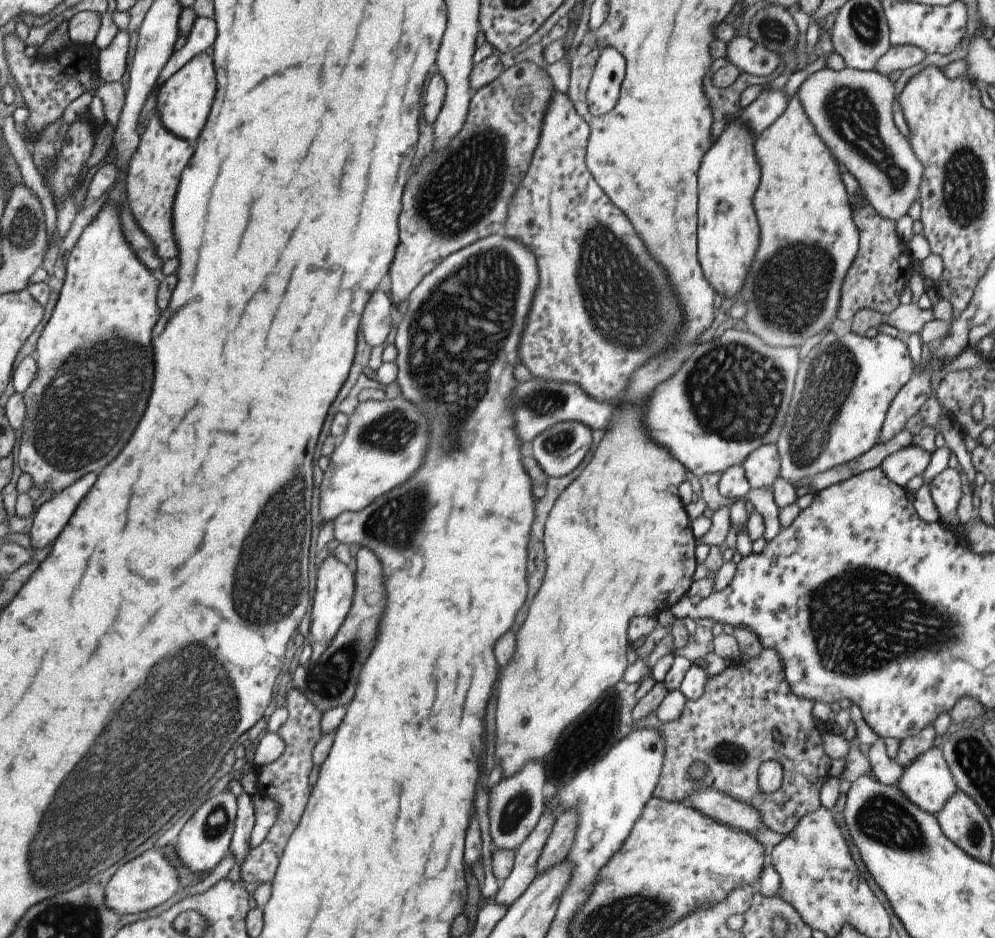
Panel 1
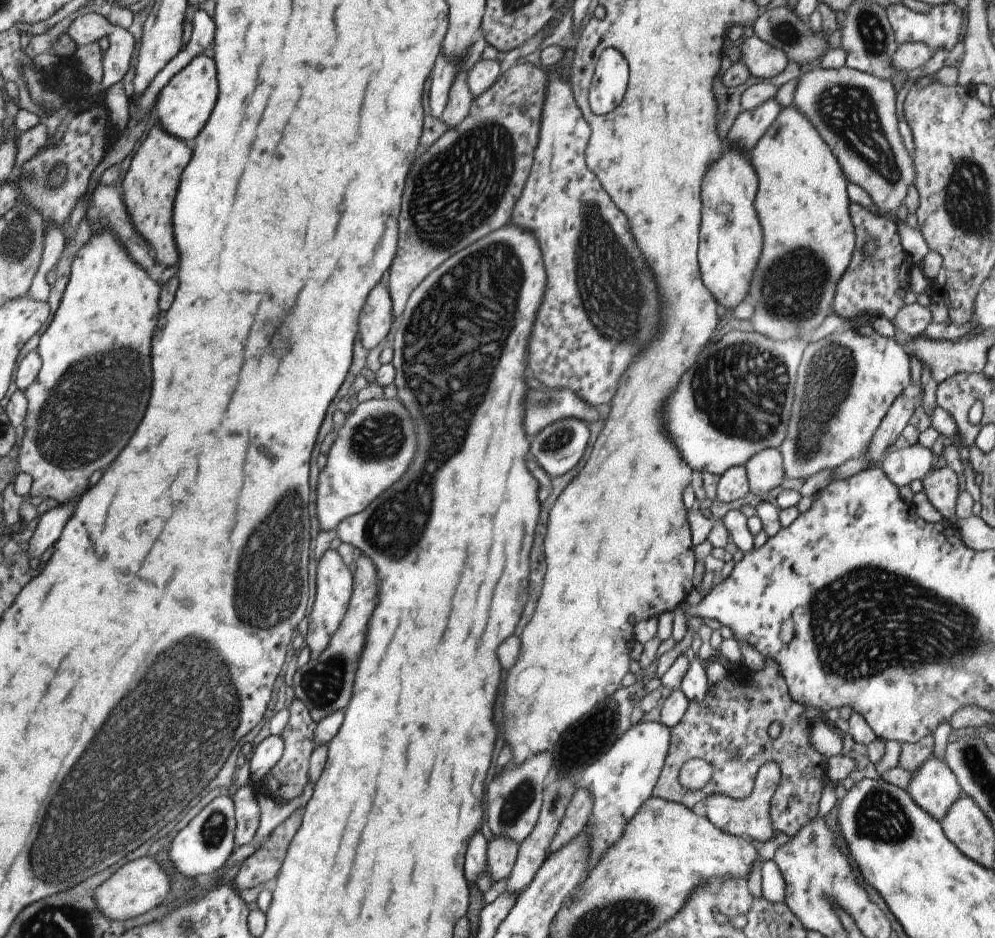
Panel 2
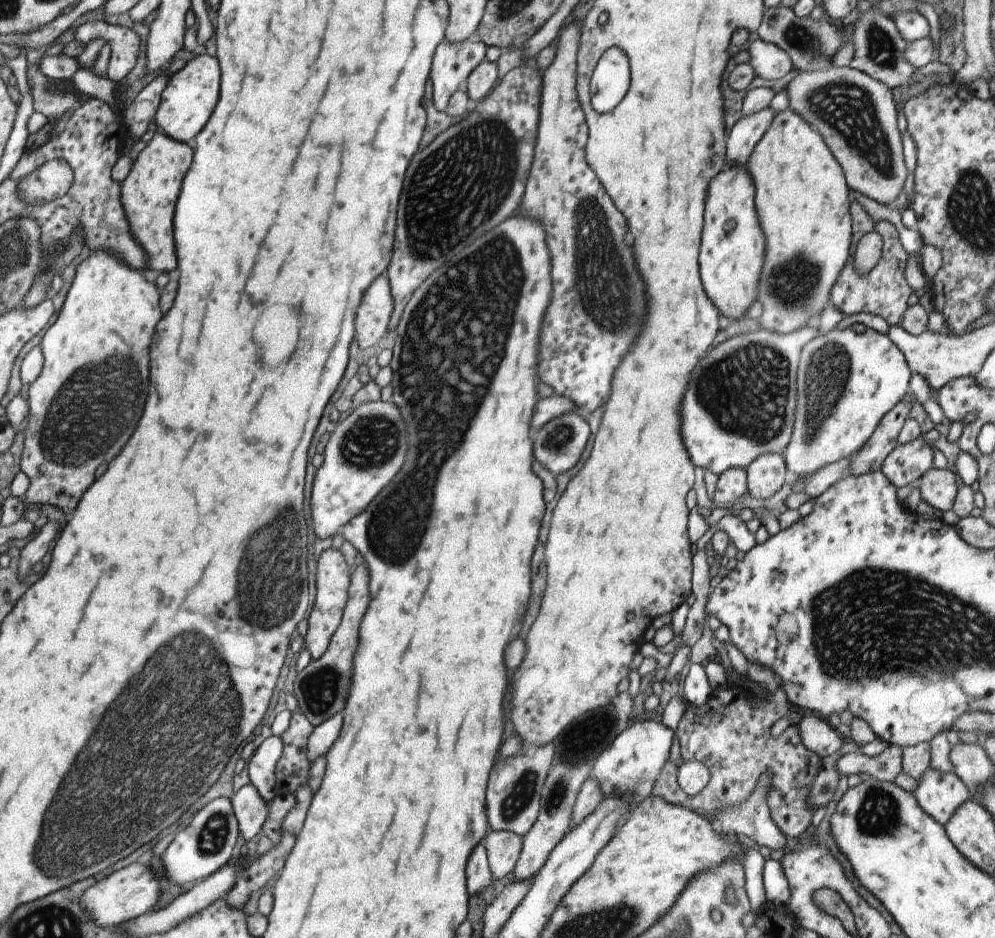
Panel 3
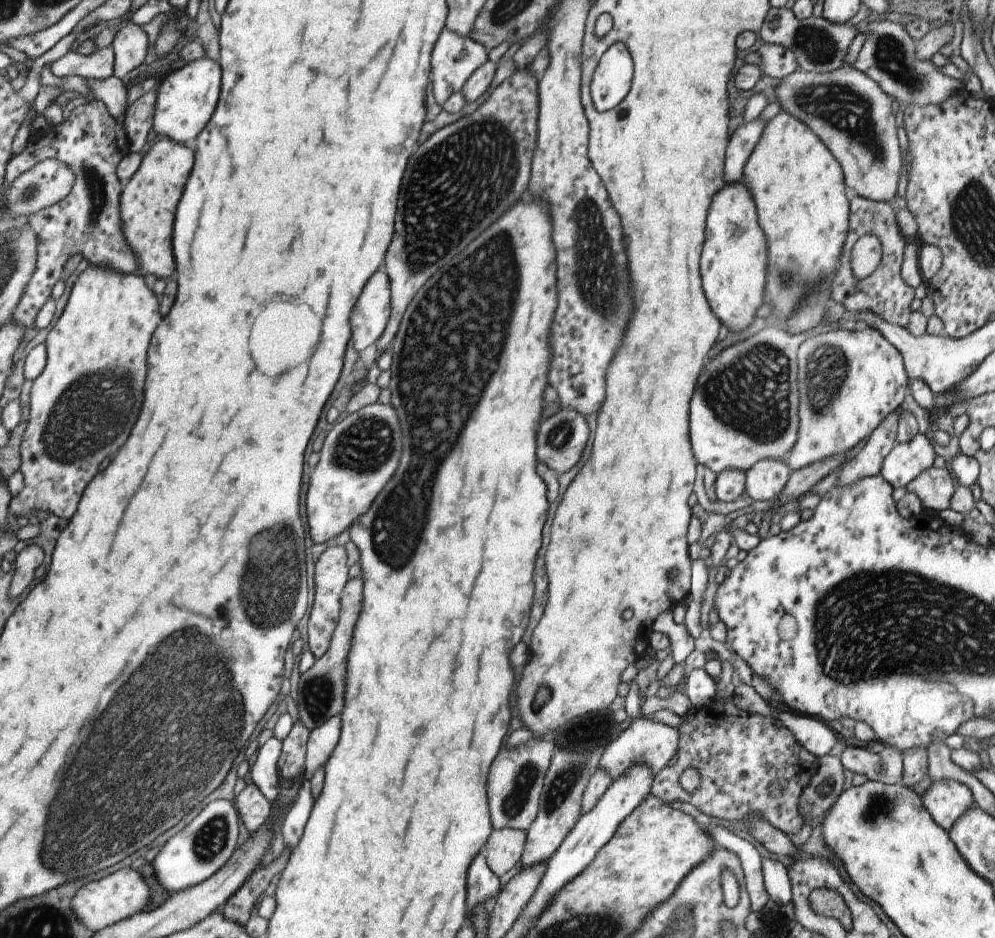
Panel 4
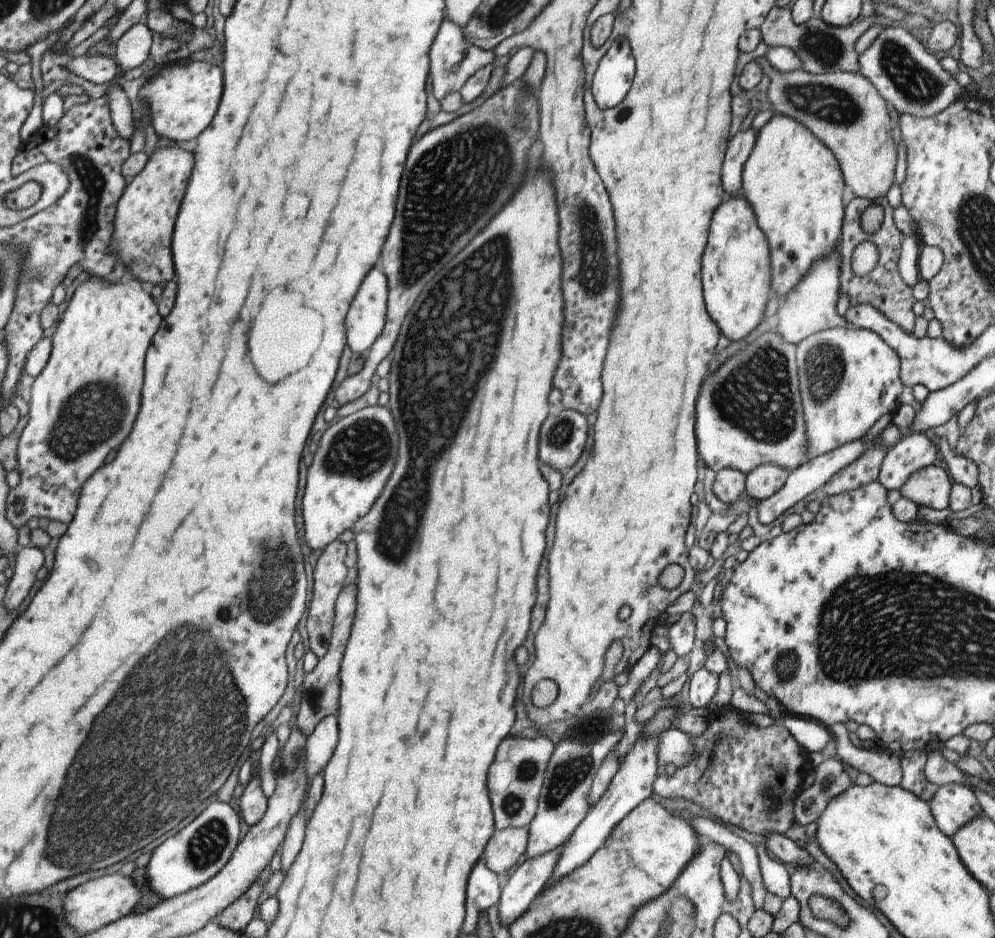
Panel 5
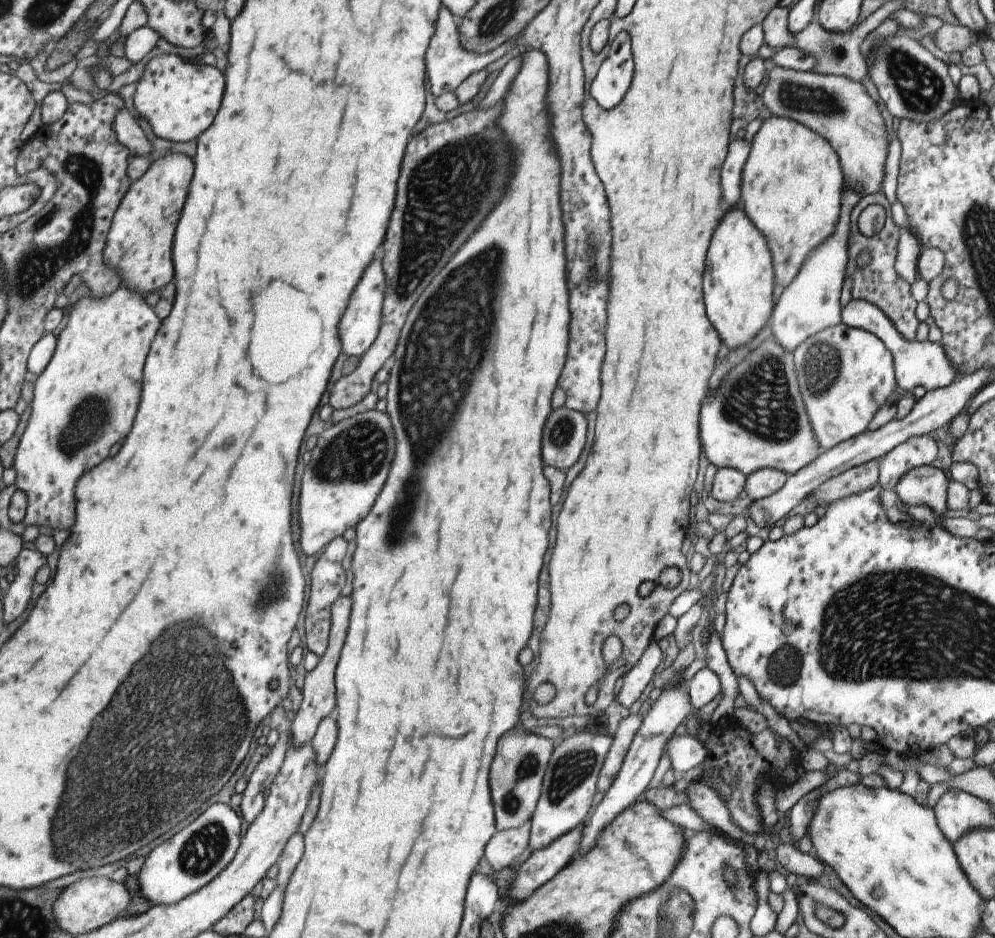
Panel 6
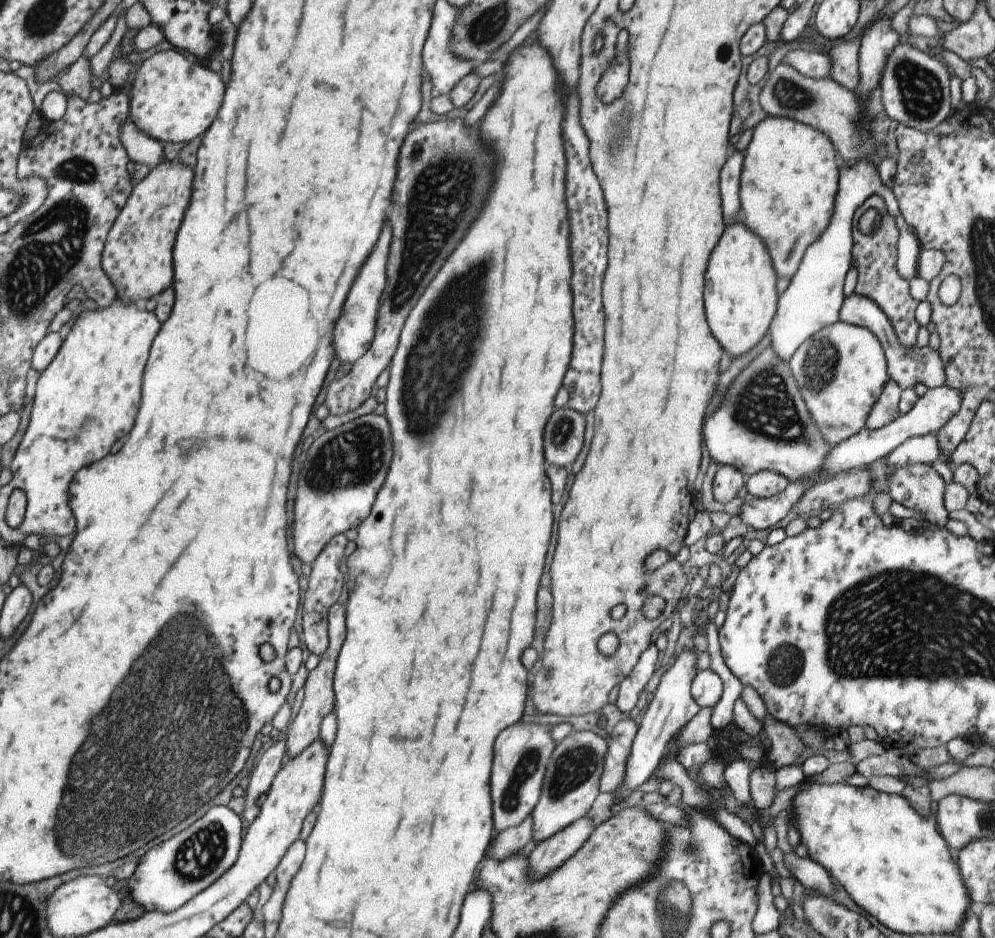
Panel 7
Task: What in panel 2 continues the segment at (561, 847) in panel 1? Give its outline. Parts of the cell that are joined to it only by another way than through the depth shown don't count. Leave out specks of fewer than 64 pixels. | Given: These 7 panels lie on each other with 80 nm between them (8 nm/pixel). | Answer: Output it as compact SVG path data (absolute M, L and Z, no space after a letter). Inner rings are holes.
M583 788L576 790L571 796L571 801L565 808L565 812L563 812L563 818L561 818L553 838L551 838L551 844L545 852L545 856L553 856L555 850L559 852L561 846L565 846L567 842L573 842L573 838L584 828L587 816L591 812L591 806L593 806L591 794Z

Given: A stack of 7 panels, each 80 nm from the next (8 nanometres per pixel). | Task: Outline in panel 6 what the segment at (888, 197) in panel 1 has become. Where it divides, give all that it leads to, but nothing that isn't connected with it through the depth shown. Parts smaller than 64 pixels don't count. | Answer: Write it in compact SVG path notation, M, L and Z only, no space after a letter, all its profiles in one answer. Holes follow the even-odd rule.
M774 66L769 70L761 100L771 115L797 121L822 136L831 145L837 155L845 187L851 187L860 196L881 190L883 164L889 136L885 133L885 126L875 102L866 94L865 87L861 83L837 75L824 75Z

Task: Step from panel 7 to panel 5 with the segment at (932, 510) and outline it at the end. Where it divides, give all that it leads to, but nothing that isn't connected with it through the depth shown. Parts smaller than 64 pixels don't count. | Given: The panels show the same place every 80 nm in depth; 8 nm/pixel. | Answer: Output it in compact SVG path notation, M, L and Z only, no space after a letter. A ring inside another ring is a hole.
M931 464L912 472L898 488L900 496L918 506L928 506L935 510L947 508L952 484L945 471Z

